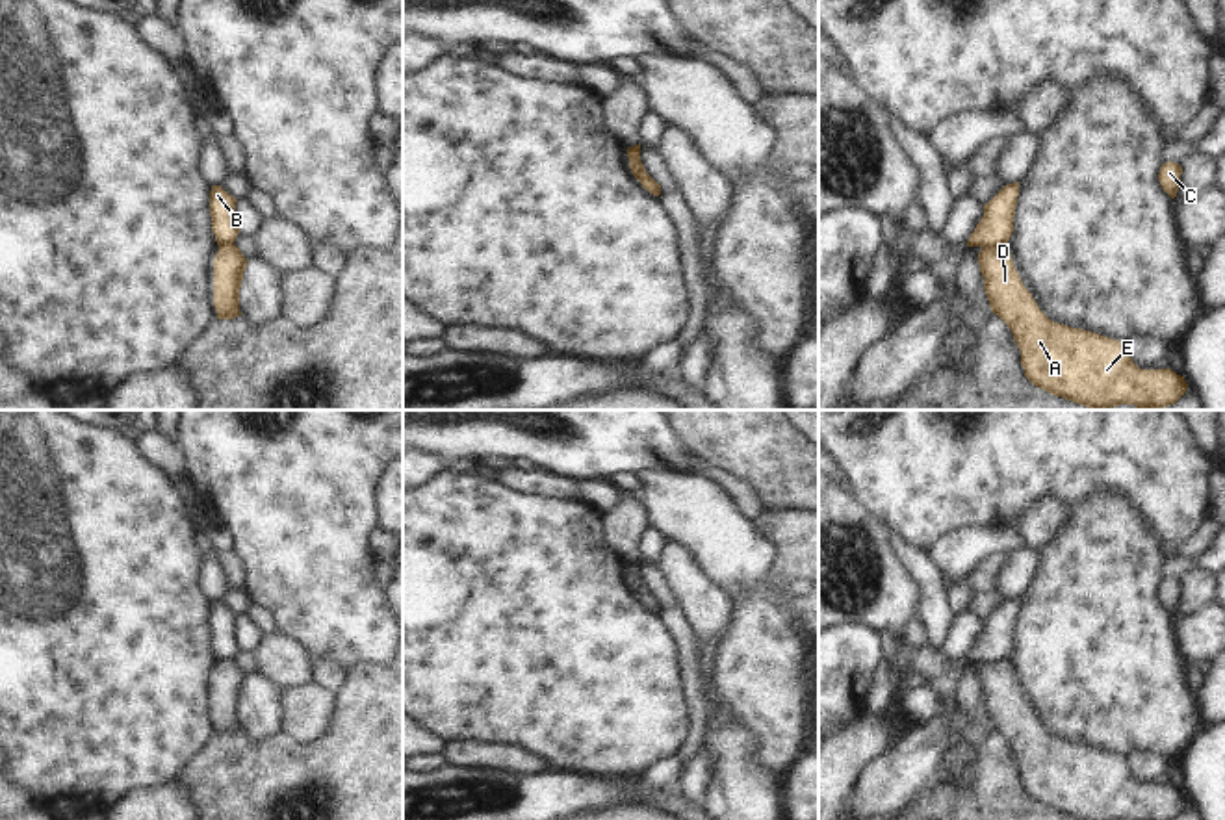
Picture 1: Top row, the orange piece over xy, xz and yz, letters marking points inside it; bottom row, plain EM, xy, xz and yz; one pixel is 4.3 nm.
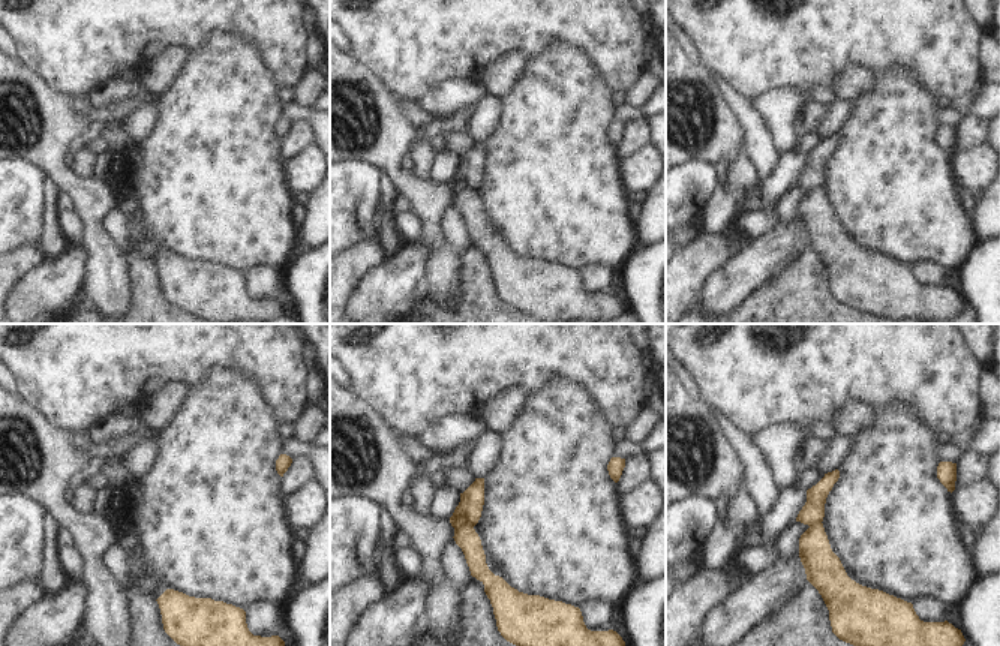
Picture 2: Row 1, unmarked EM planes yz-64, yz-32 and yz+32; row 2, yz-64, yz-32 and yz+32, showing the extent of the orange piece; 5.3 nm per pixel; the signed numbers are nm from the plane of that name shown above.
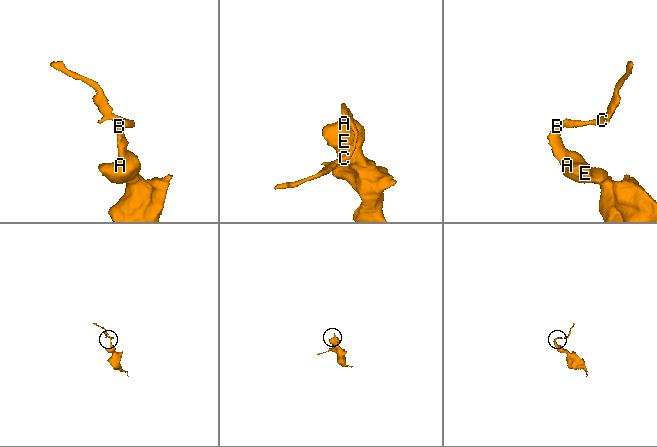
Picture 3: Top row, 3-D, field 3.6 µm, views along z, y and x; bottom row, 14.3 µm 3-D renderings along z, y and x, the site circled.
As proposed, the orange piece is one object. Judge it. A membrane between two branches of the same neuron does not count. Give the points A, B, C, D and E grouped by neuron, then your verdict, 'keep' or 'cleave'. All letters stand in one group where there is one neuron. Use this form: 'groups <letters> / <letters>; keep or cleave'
groups A D E / B C; cleave

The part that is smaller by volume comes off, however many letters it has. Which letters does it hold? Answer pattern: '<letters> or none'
B, C

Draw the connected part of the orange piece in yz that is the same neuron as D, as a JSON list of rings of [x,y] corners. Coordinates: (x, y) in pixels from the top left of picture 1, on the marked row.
[[[984,245],[978,265],[991,312],[1012,330],[1034,386],[1088,408],[1166,408],[1186,393],[1184,377],[1169,367],[1140,369],[1128,343],[1051,321],[1021,282],[1006,245]]]

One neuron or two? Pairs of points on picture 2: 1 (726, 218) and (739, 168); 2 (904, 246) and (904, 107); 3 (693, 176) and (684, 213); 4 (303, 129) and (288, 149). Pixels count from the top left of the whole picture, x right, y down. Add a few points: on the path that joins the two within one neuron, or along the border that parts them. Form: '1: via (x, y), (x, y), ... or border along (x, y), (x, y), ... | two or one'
1: via (726, 206), (739, 180) | one
2: via (904, 212), (904, 141) | one
3: via (691, 185), (684, 192), (684, 204) | one
4: via (302, 134), (293, 144) | one

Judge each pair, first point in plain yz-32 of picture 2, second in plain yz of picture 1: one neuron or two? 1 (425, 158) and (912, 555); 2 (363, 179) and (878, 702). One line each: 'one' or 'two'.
1: one
2: two

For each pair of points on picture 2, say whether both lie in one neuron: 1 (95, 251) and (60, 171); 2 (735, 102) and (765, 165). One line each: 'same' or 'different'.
1: same
2: same

